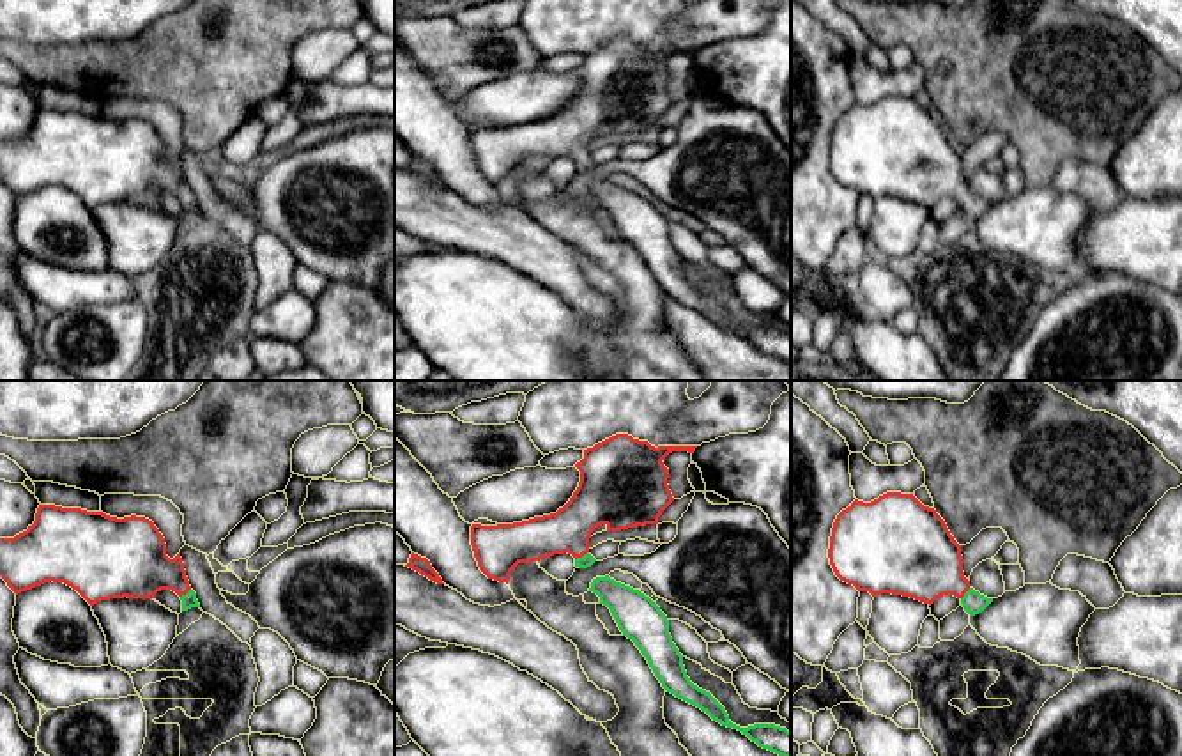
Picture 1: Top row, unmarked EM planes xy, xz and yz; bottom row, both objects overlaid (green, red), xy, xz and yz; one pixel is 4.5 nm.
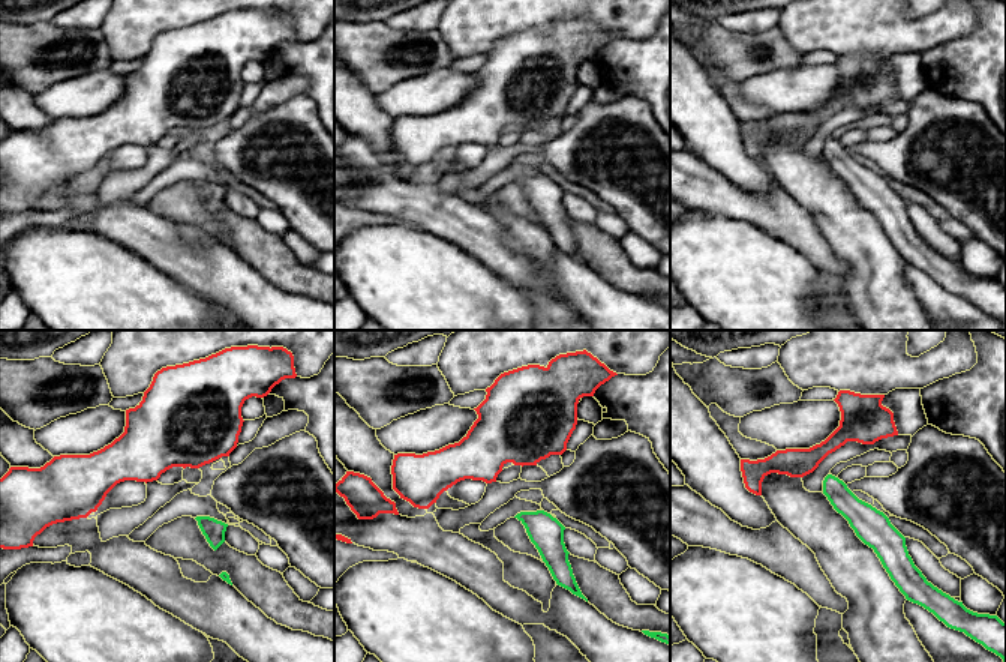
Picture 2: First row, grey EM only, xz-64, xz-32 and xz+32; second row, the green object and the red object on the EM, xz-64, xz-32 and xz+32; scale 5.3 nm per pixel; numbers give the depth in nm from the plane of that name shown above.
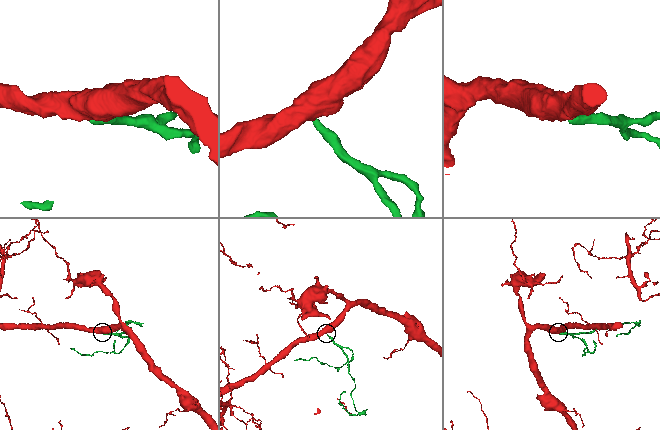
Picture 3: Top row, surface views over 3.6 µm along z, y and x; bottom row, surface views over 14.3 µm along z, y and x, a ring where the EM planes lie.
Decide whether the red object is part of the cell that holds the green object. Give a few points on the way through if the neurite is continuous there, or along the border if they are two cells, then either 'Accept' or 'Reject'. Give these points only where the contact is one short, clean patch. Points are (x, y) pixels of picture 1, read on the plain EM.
Path across: xz (586, 163), (583, 160), (581, 119), (593, 107). Accept

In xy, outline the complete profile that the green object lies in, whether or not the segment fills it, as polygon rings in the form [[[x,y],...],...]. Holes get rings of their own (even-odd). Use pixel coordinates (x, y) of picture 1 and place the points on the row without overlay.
[[[39,108],[35,124],[14,142],[0,142],[0,181],[18,198],[44,186],[64,186],[90,209],[110,202],[154,202],[161,193],[175,195],[182,214],[200,211],[186,181],[180,156],[170,163],[166,147],[145,120],[110,120],[103,115]]]

